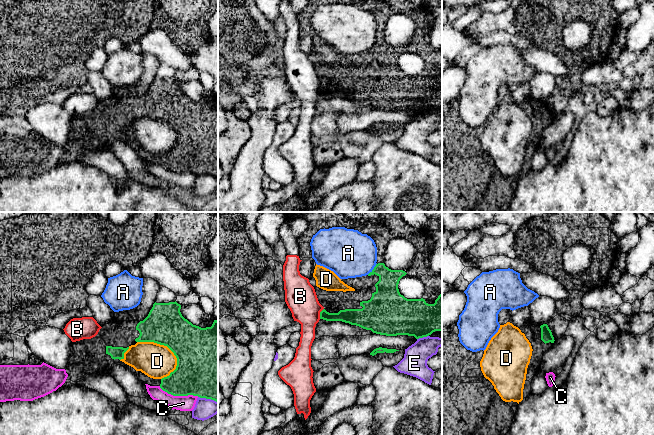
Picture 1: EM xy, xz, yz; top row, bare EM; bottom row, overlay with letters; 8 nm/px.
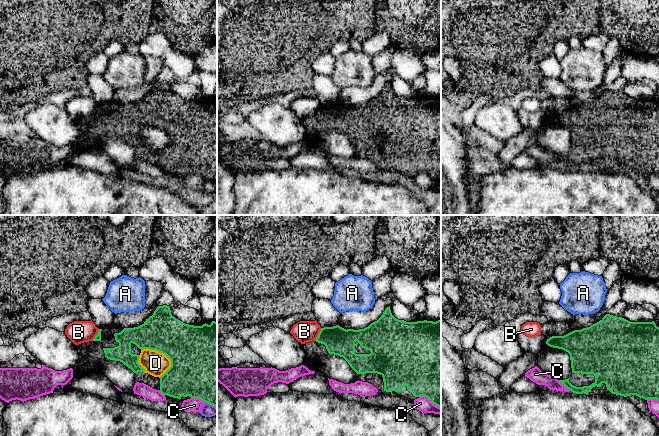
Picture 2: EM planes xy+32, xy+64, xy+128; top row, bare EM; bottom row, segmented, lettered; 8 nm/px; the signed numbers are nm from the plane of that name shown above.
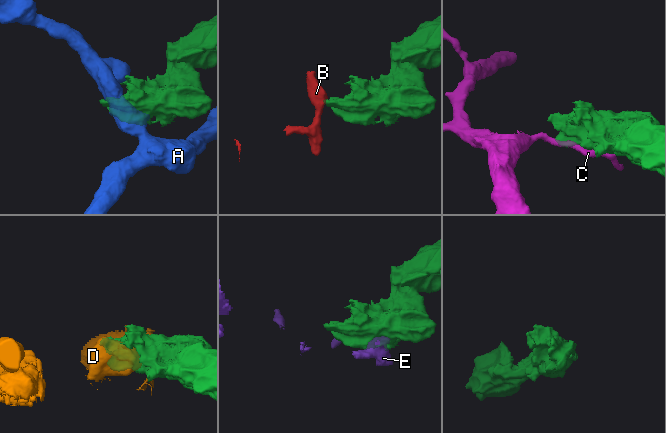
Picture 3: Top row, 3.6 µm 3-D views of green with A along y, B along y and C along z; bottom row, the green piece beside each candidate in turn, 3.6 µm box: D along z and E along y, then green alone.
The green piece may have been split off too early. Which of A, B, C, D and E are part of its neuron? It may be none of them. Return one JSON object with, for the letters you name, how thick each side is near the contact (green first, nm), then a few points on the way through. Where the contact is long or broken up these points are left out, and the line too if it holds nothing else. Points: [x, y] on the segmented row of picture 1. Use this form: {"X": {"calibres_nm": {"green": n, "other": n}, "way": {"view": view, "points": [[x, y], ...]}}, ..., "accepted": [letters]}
{"accepted": []}

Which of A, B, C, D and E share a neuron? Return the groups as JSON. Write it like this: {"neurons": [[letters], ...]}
{"neurons": [["A"], ["B"], ["C"], ["D"], ["E"]]}

